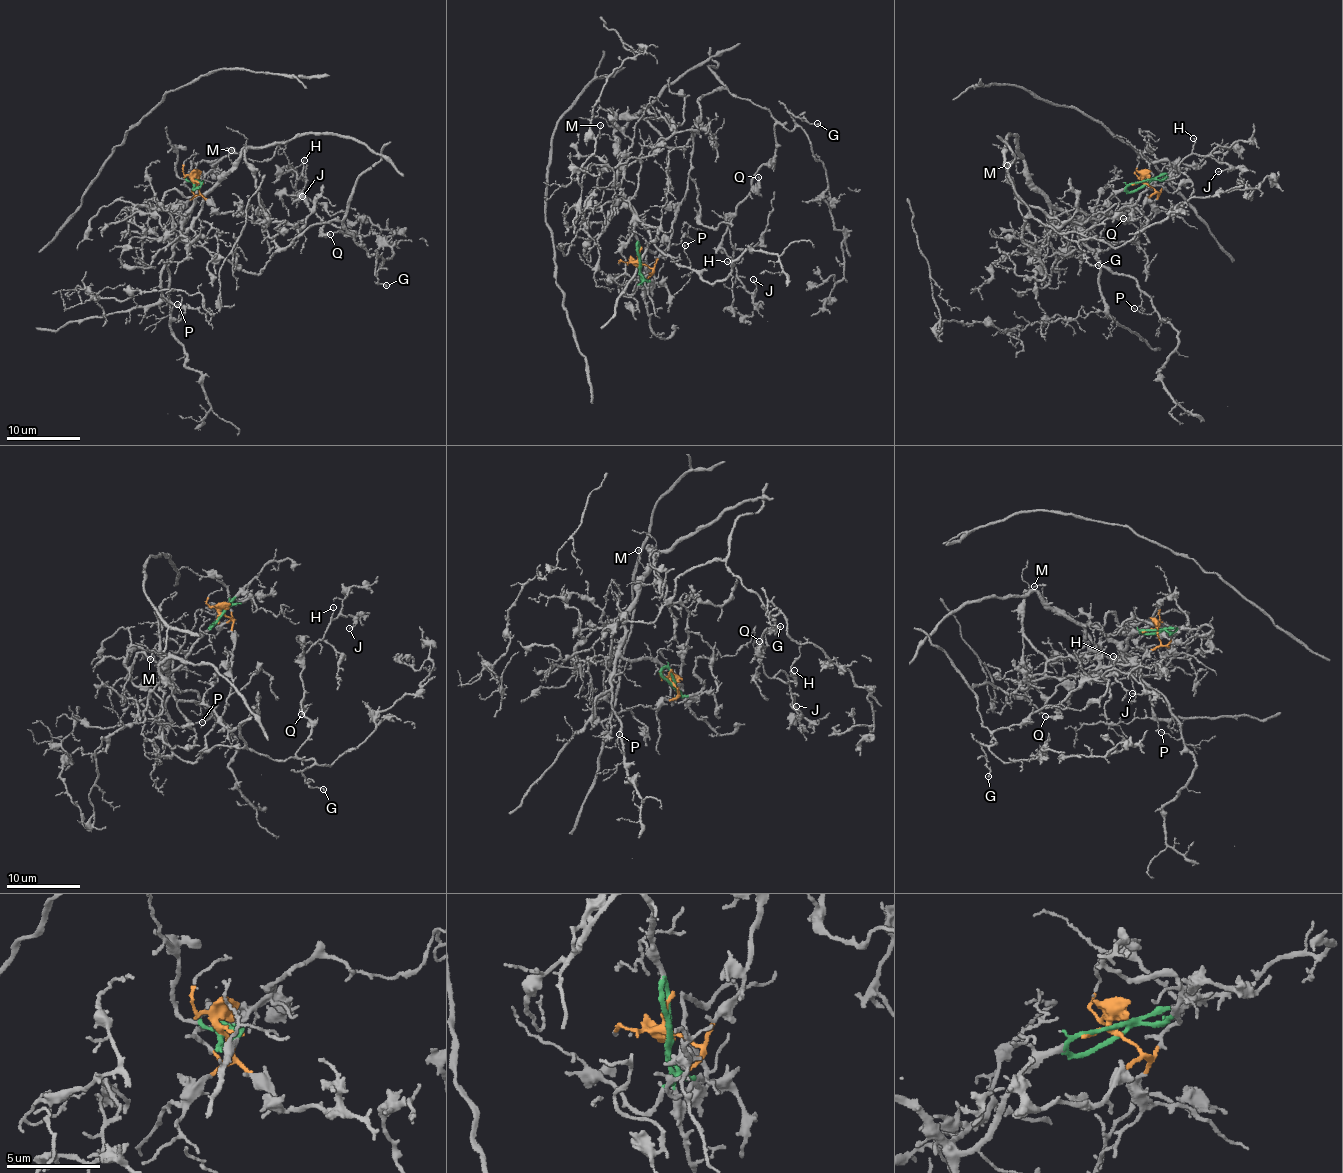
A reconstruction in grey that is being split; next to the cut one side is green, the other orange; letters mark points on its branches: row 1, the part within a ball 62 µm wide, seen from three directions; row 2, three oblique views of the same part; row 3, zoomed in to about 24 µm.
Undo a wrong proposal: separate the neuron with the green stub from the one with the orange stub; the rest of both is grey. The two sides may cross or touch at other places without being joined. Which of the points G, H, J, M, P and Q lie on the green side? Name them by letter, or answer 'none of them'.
M, P

